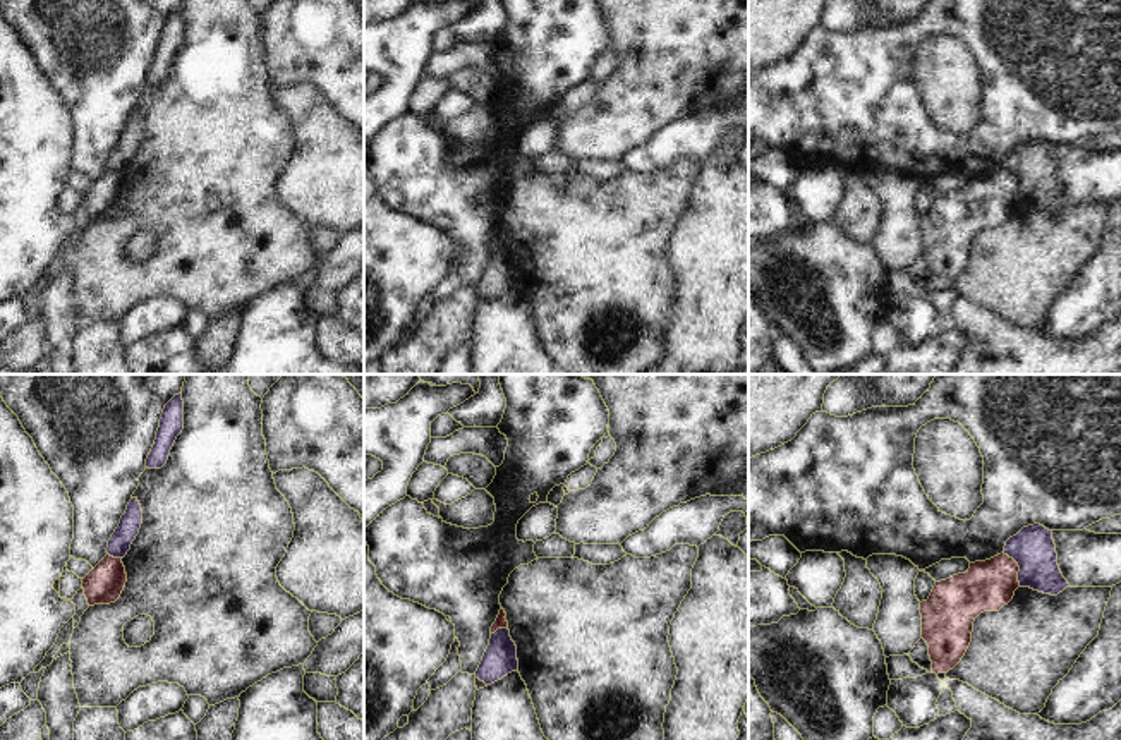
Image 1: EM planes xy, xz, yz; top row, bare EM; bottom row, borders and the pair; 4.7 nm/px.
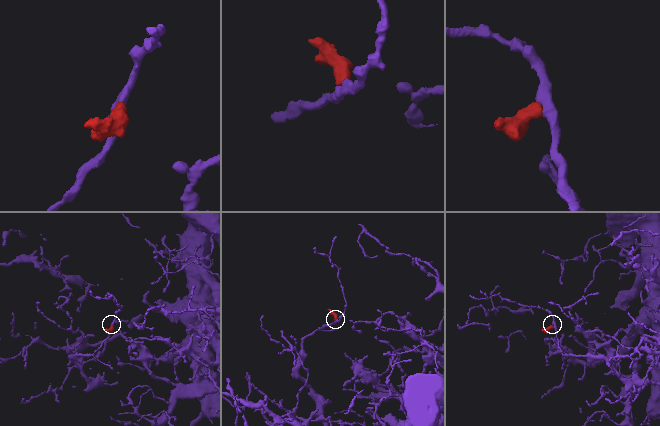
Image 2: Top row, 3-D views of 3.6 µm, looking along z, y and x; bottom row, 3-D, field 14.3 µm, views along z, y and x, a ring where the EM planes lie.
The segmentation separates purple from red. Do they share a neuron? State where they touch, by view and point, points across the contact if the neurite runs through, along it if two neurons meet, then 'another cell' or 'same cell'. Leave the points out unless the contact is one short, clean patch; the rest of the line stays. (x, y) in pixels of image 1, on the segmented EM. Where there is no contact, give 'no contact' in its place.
contact yz (1020, 569); border yz (1003, 551), (1017, 564), (1020, 586); another cell

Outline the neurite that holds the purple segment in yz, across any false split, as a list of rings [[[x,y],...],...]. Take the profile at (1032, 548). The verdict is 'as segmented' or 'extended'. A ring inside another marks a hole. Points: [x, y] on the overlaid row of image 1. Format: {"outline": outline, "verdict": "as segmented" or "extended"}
{"outline": [[[1044,525],[1023,527],[1006,541],[1003,553],[1018,563],[1020,587],[1030,587],[1051,596],[1057,596],[1069,587],[1057,565],[1052,531]]], "verdict": "as segmented"}

